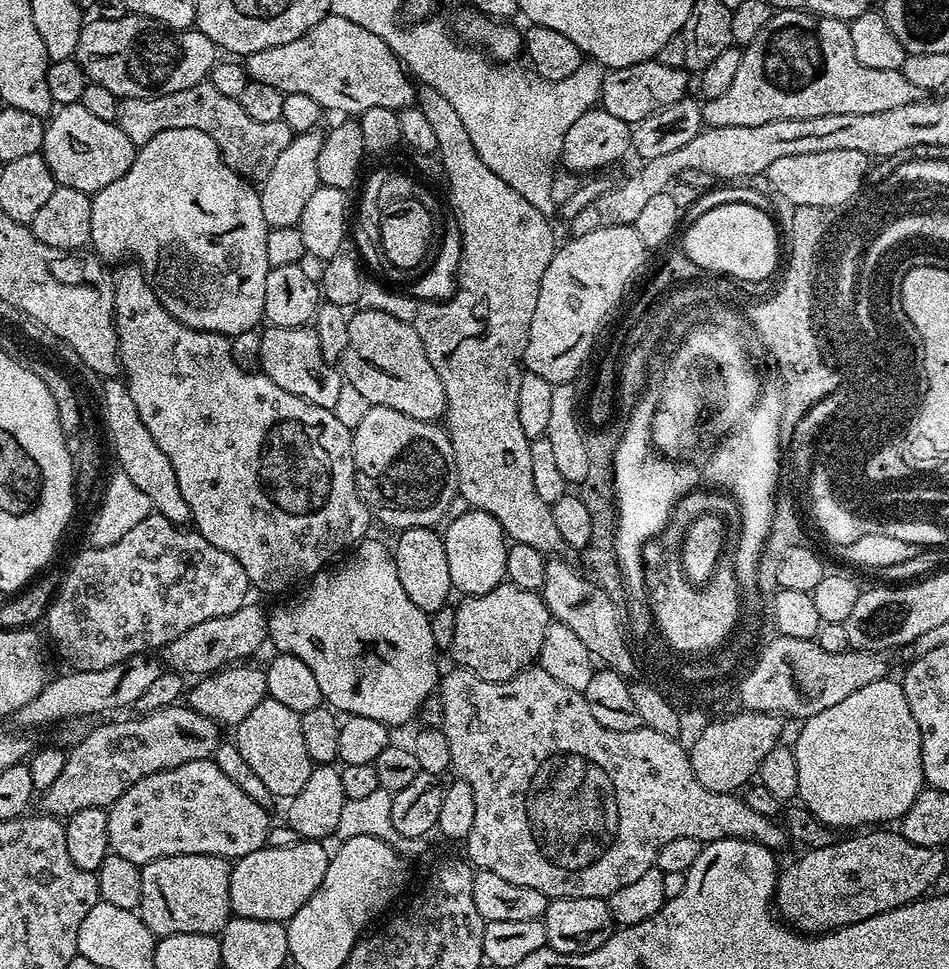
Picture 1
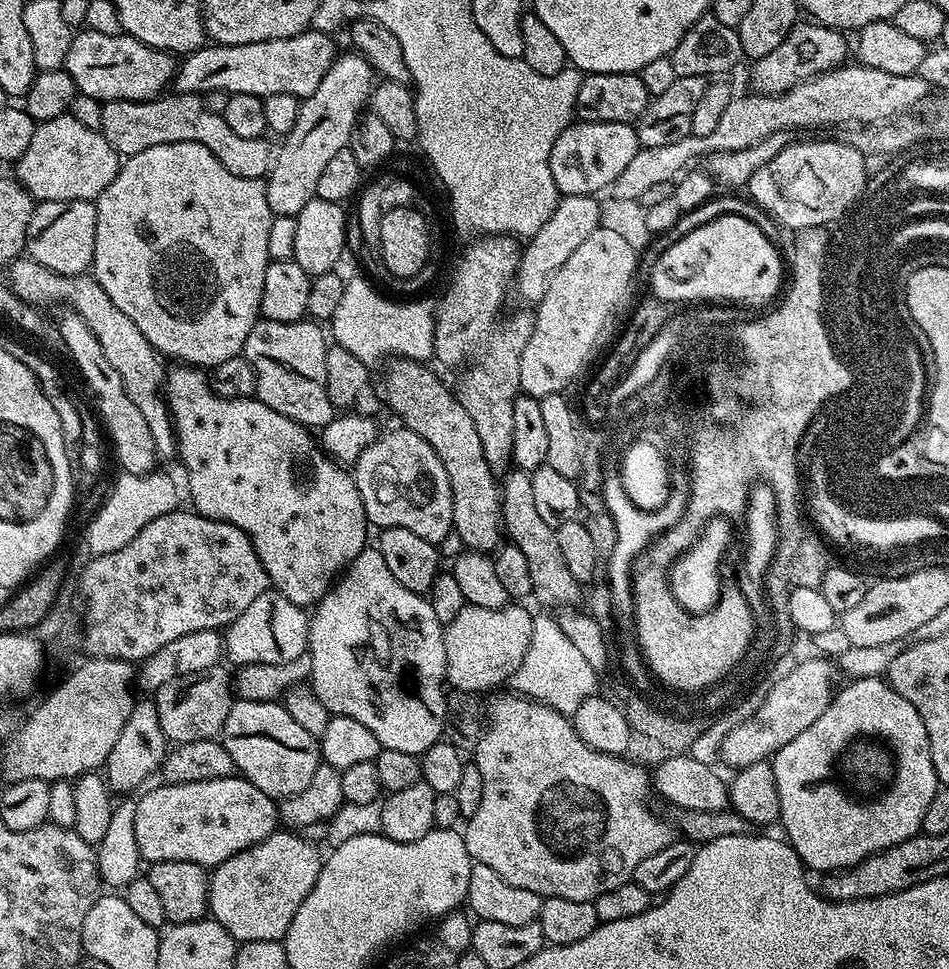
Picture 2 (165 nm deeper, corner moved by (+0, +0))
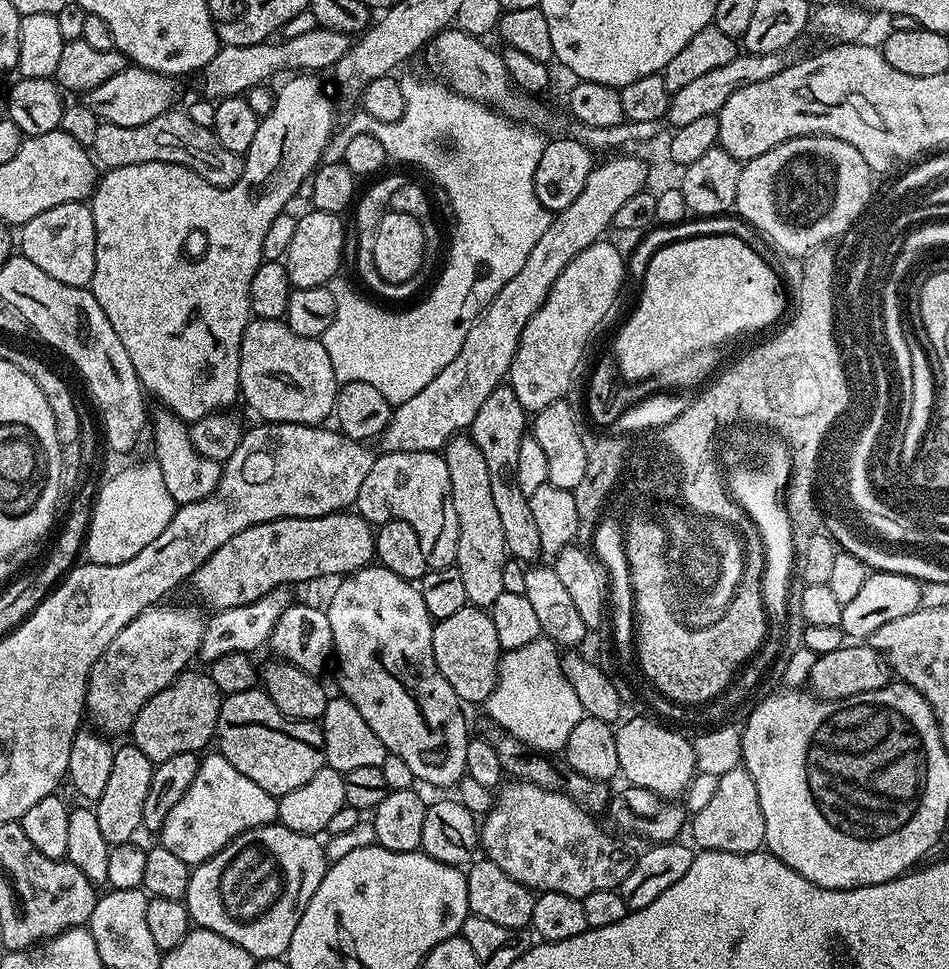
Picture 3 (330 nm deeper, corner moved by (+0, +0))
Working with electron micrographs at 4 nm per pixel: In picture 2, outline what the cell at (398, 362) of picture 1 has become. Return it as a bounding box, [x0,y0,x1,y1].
[383,358,502,553]

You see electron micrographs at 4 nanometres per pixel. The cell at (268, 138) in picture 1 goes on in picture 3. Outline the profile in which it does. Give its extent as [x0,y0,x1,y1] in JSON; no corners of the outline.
[90,110,244,188]

